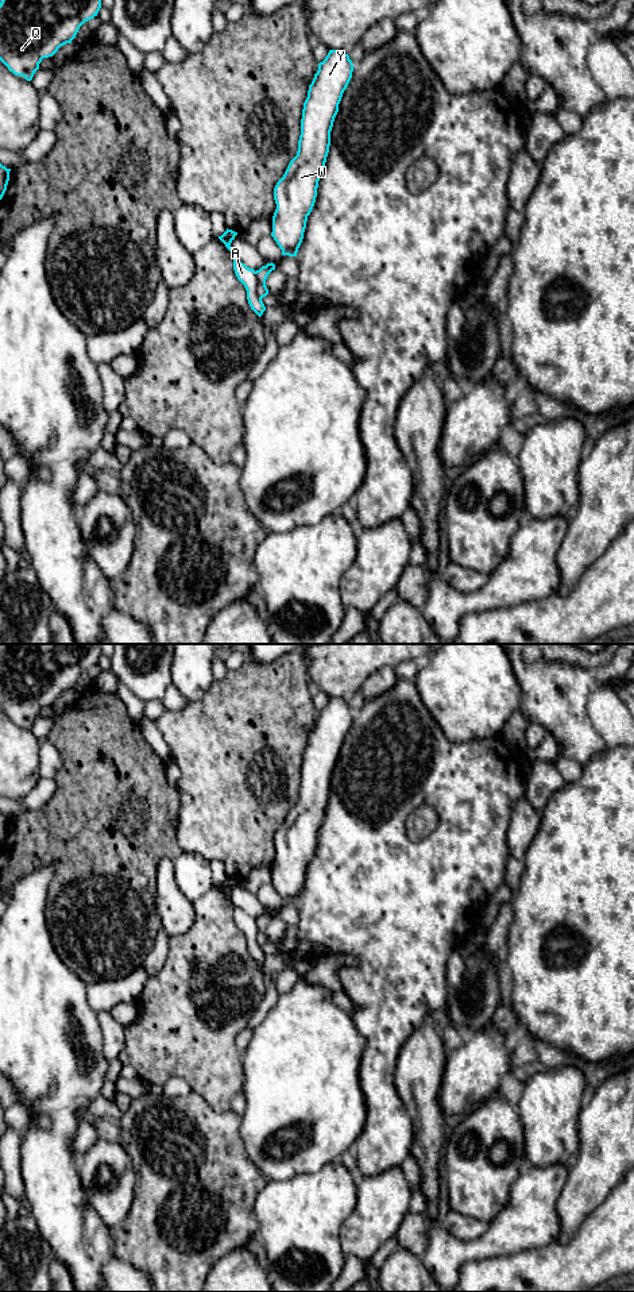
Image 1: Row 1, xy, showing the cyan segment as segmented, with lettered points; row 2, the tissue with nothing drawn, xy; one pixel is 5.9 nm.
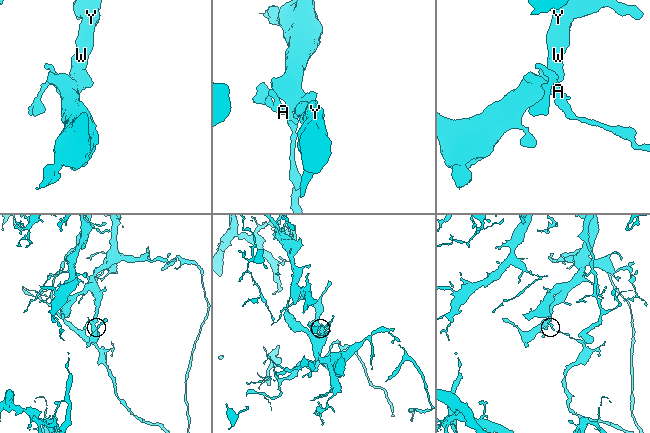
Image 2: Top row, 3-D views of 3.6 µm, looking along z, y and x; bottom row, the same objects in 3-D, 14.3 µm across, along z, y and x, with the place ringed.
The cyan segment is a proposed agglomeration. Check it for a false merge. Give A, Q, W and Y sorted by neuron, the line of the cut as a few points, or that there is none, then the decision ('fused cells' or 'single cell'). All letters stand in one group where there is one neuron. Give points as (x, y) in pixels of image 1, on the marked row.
groups A / Q W Y; cut xy (255, 272), (256, 294), (261, 299); fused cells

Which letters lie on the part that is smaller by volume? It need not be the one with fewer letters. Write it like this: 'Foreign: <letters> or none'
Foreign: A

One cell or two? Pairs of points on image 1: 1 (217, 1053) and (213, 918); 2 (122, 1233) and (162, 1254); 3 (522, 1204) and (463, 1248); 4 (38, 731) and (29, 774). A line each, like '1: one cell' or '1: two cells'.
1: one cell
2: one cell
3: one cell
4: two cells

